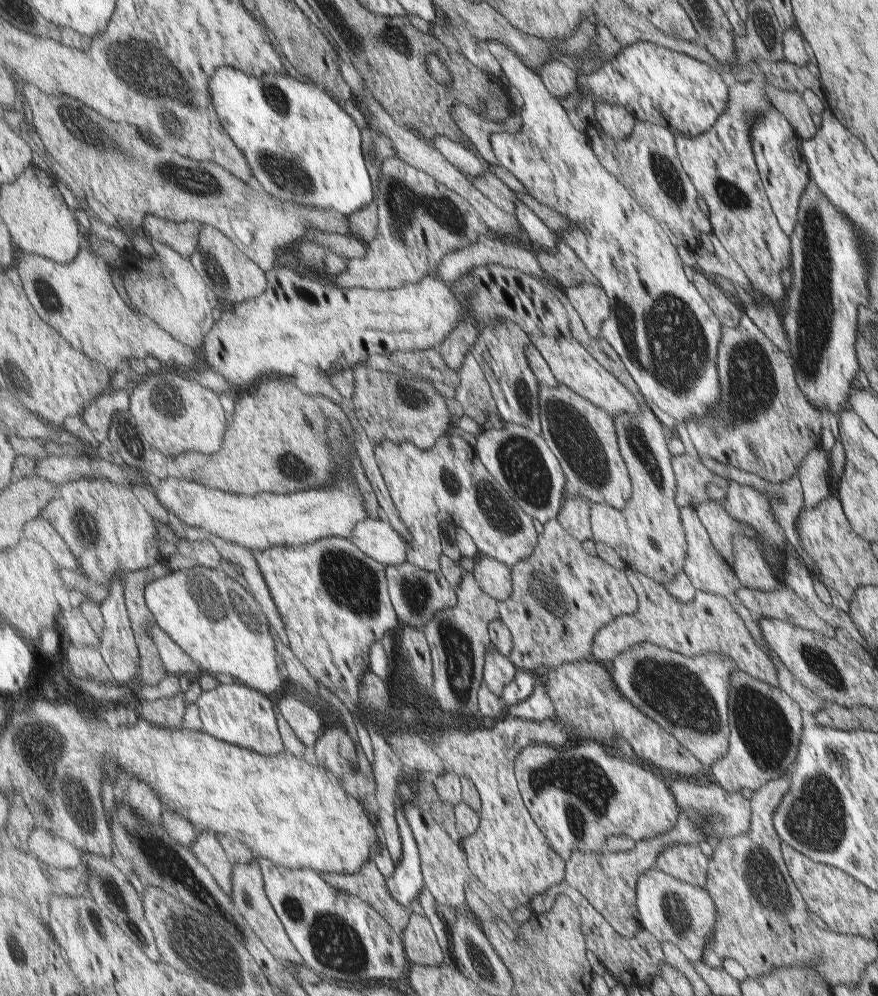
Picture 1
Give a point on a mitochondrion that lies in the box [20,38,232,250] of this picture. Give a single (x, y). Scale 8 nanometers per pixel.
(204, 181)

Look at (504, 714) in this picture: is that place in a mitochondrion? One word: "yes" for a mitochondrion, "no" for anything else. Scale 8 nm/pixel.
no

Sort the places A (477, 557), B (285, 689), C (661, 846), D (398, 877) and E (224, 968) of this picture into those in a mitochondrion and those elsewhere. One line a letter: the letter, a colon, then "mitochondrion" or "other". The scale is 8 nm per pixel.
A: other
B: other
C: other
D: other
E: mitochondrion

